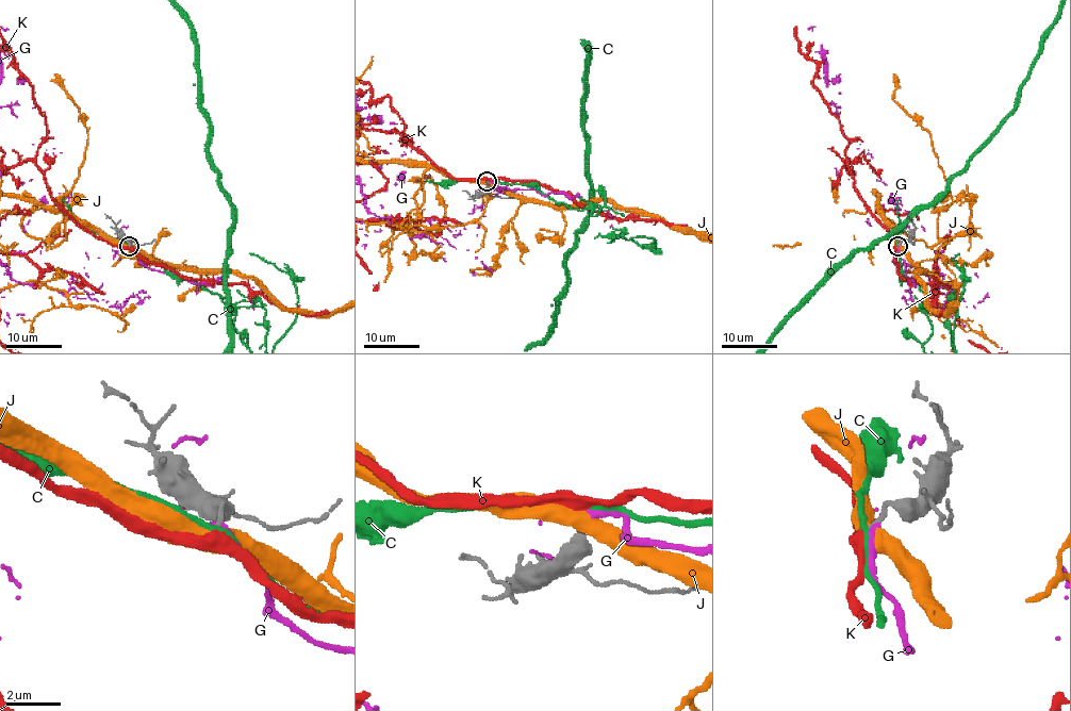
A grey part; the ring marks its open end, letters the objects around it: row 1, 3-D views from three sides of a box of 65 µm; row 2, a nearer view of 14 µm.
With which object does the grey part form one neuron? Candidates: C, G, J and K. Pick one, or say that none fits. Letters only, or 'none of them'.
K

